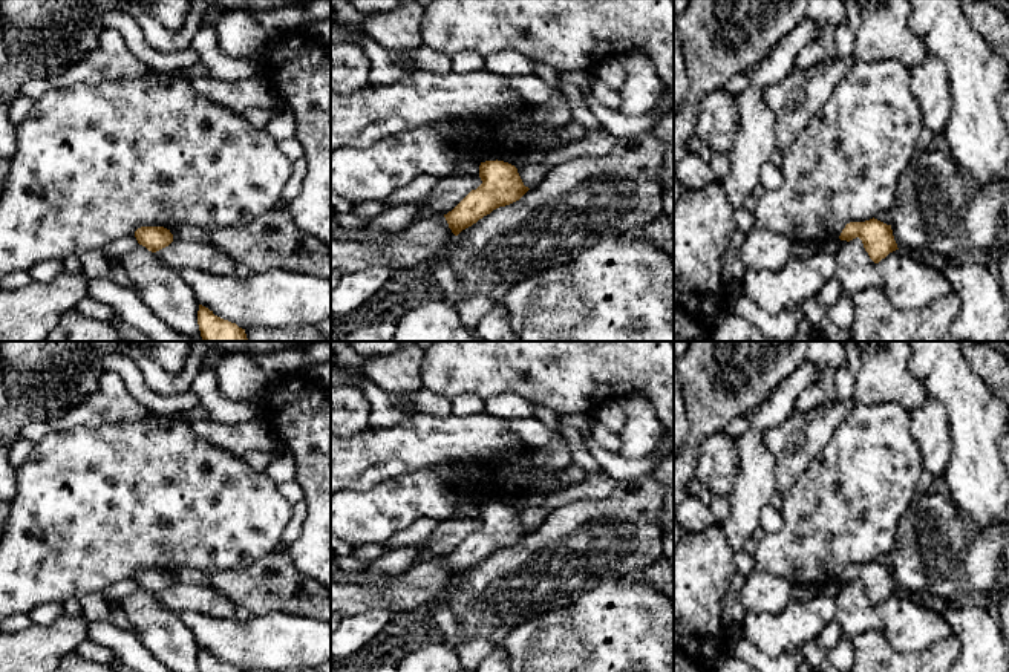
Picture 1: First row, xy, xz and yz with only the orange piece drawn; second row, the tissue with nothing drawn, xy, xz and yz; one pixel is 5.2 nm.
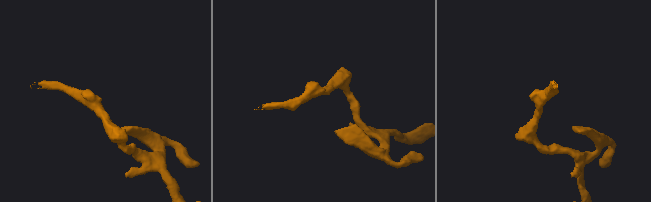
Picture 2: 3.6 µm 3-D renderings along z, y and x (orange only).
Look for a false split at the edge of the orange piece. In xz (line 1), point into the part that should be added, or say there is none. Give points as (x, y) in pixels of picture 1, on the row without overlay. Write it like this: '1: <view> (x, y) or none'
1: none

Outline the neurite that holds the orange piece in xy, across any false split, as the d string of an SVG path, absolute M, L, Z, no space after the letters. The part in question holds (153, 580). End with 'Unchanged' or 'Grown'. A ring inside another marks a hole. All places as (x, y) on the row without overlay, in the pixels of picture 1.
M141 569L135 574L139 588L156 595L173 585L173 577L164 569Z. Unchanged

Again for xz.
M498 502L481 505L479 520L482 527L444 557L455 579L493 553L519 543L530 533L514 508Z. Unchanged

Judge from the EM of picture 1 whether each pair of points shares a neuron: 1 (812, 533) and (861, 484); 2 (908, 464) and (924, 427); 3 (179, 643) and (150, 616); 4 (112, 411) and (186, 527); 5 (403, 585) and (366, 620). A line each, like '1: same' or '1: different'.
1: same
2: different
3: same
4: different
5: different

